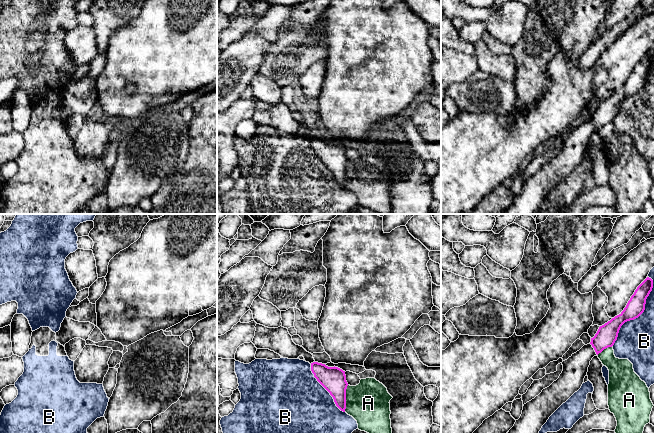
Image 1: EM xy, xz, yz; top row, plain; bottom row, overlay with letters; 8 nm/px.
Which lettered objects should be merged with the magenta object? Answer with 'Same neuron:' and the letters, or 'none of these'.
Same neuron: none of these

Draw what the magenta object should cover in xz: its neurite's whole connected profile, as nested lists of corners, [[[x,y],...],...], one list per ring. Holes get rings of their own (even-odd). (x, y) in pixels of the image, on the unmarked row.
[[[311,139],[311,147],[317,157],[330,169],[336,182],[343,188],[346,185],[346,157],[345,147],[338,143],[328,143],[325,140]]]

